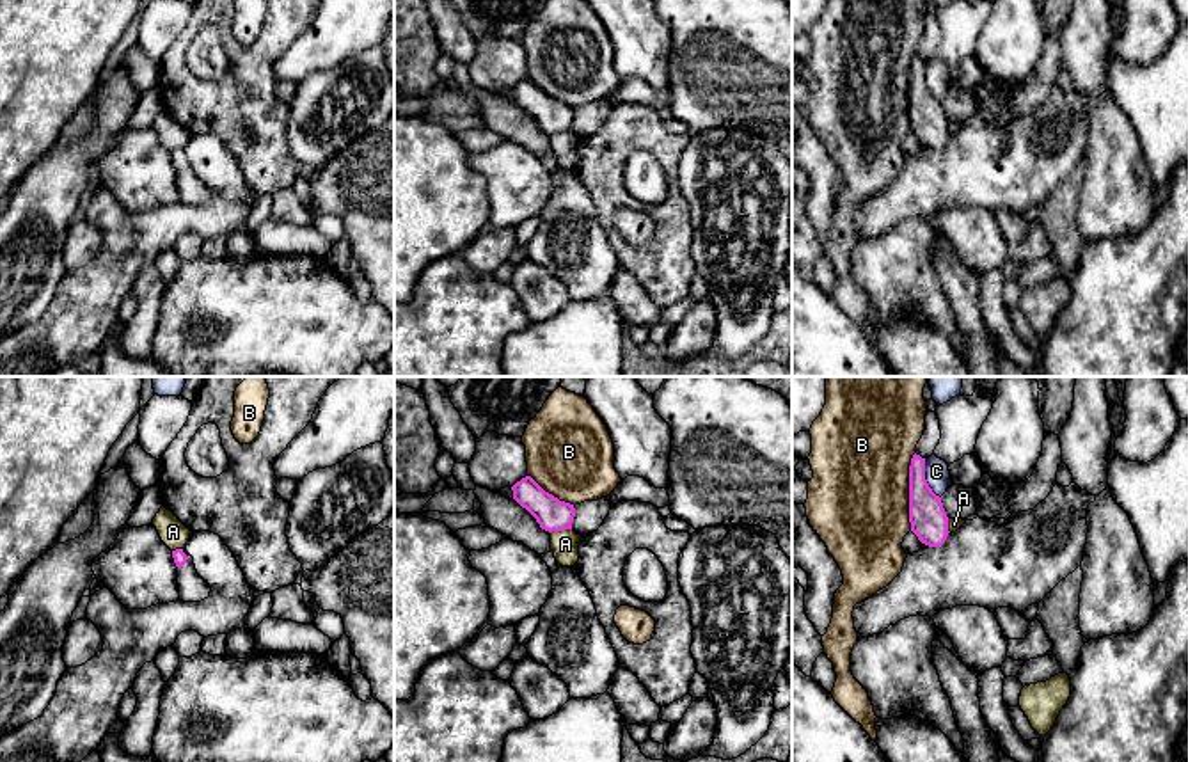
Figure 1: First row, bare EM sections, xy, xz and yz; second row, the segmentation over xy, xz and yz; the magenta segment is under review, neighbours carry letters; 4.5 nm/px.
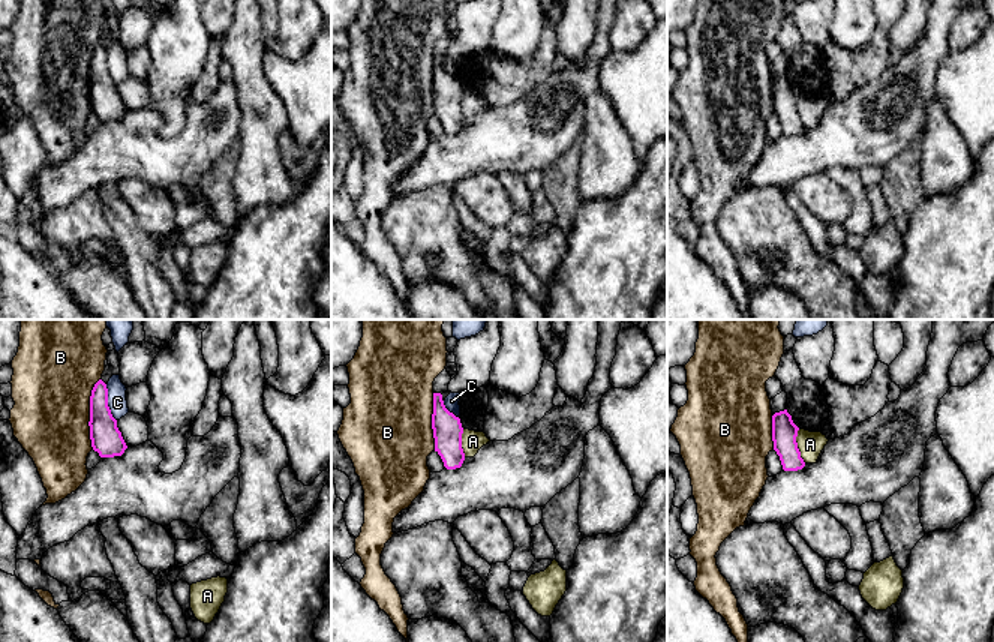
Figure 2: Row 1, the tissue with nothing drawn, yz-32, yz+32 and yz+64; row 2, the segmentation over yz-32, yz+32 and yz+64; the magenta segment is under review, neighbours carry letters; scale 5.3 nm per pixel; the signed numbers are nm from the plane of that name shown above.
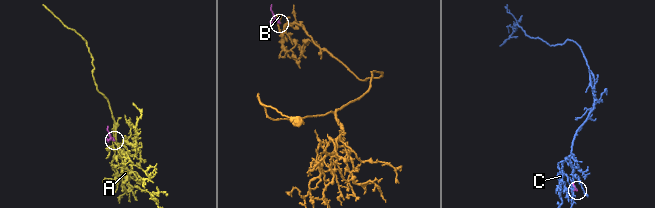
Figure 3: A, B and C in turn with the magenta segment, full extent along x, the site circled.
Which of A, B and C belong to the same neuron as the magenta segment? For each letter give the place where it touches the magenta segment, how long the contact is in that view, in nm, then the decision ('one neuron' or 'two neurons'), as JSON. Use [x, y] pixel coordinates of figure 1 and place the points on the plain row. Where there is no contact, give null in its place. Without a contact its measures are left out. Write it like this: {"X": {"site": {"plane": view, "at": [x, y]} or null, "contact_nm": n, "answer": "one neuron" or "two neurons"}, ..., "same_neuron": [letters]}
{"A": {"site": {"plane": "xz", "at": [560, 132]}, "contact_nm": 100, "answer": "two neurons"}, "B": {"site": {"plane": "yz", "at": [910, 93]}, "contact_nm": 360, "answer": "two neurons"}, "C": {"site": {"plane": "yz", "at": [924, 80]}, "contact_nm": 200, "answer": "two neurons"}, "same_neuron": []}

